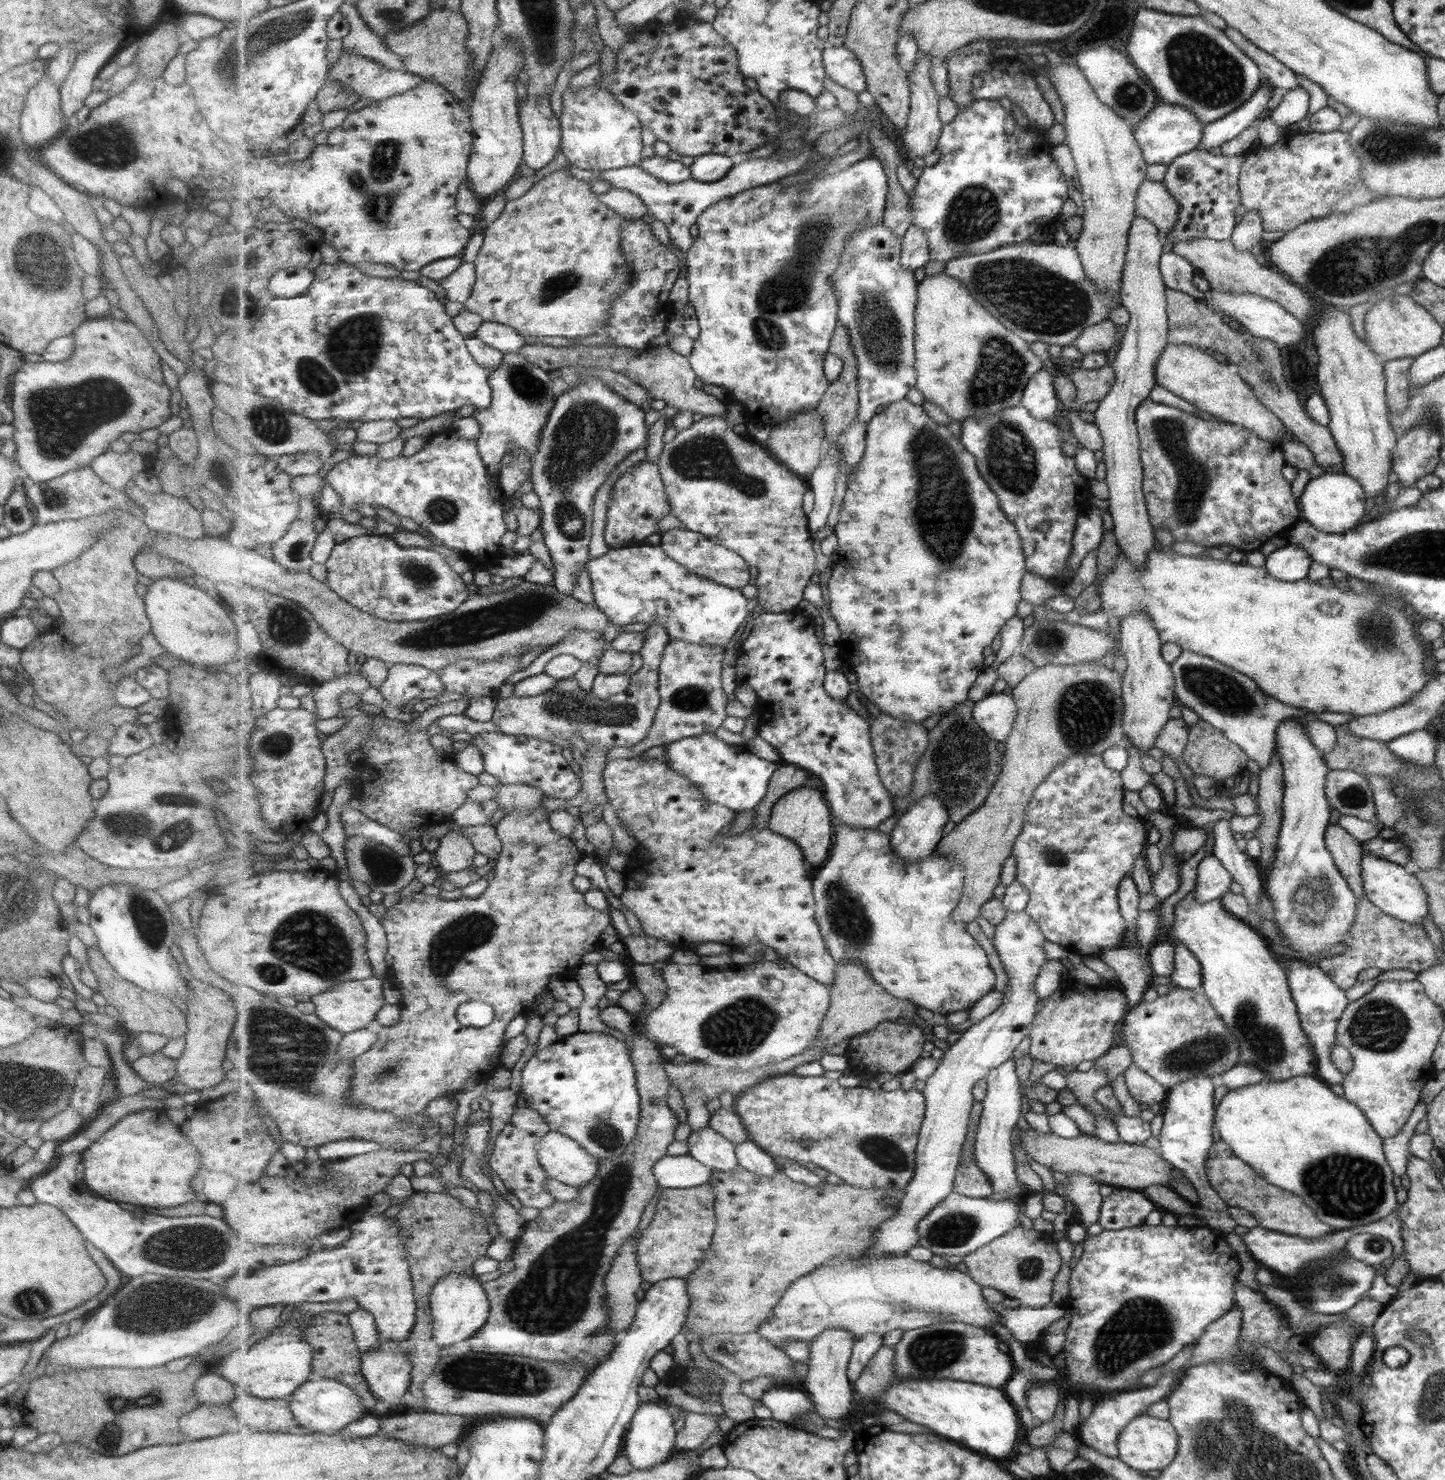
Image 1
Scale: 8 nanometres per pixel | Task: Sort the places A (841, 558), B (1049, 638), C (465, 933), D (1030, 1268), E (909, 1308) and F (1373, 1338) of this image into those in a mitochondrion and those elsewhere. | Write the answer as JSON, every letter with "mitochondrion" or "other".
{"A":"other","B":"mitochondrion","C":"mitochondrion","D":"mitochondrion","E":"mitochondrion","F":"other"}

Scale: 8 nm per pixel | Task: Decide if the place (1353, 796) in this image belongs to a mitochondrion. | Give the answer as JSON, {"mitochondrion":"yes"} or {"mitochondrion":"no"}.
{"mitochondrion":"yes"}

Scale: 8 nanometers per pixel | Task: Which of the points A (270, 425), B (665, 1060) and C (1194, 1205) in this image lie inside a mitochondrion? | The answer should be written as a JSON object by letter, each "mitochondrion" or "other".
{"A":"mitochondrion","B":"other","C":"other"}

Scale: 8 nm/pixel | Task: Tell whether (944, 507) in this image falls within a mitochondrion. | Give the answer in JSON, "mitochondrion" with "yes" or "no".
{"mitochondrion":"yes"}

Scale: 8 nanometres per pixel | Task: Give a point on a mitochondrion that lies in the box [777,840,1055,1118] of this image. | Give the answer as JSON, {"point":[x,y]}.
{"point":[849,922]}

